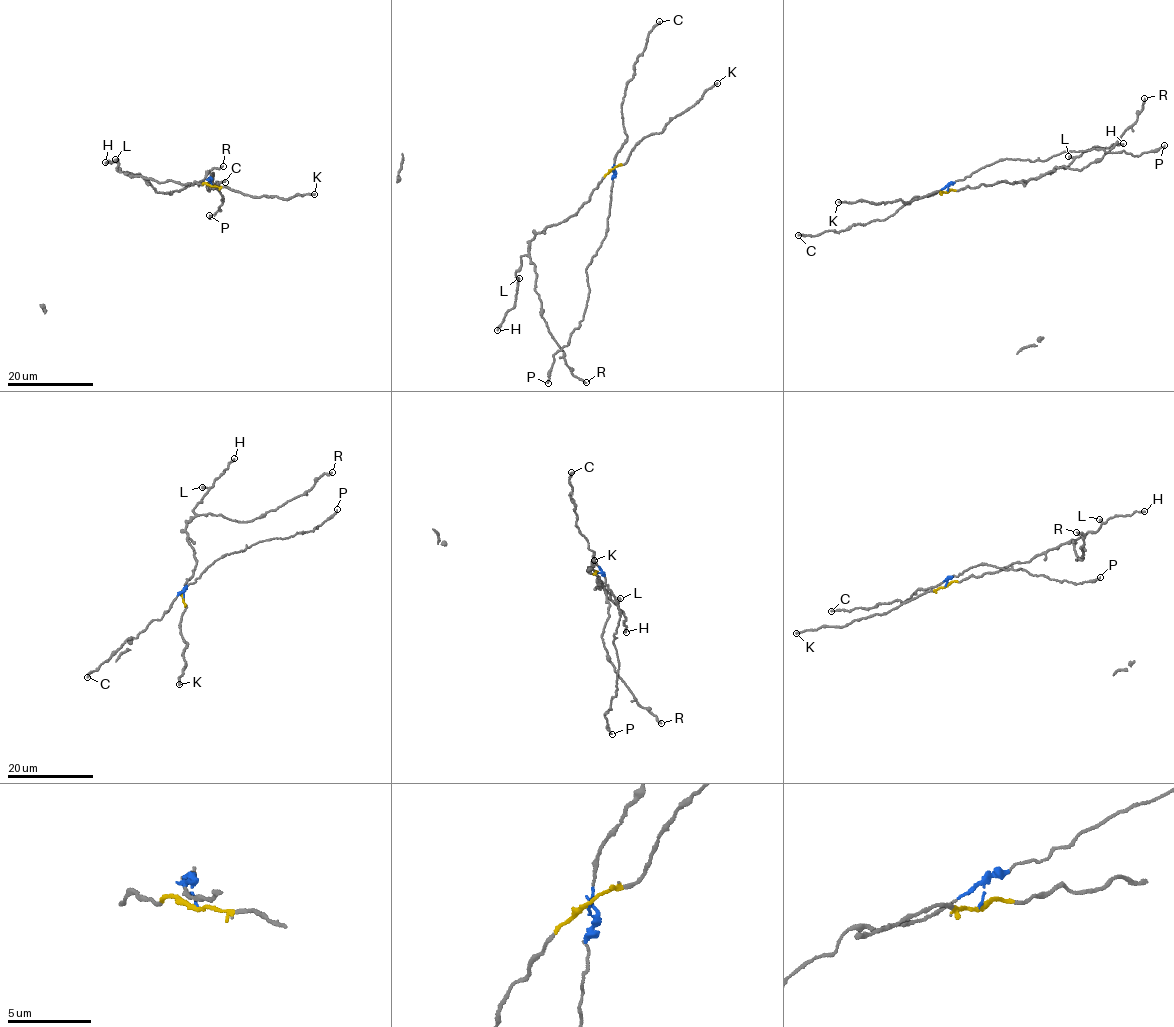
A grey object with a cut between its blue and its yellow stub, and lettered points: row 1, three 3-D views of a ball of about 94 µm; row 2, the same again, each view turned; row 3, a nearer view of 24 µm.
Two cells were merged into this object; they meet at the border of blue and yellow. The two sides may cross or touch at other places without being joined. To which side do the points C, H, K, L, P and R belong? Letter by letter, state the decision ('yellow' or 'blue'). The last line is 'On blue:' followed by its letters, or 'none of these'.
C: blue
H: yellow
K: yellow
L: yellow
P: blue
R: yellow
On blue: C, P

